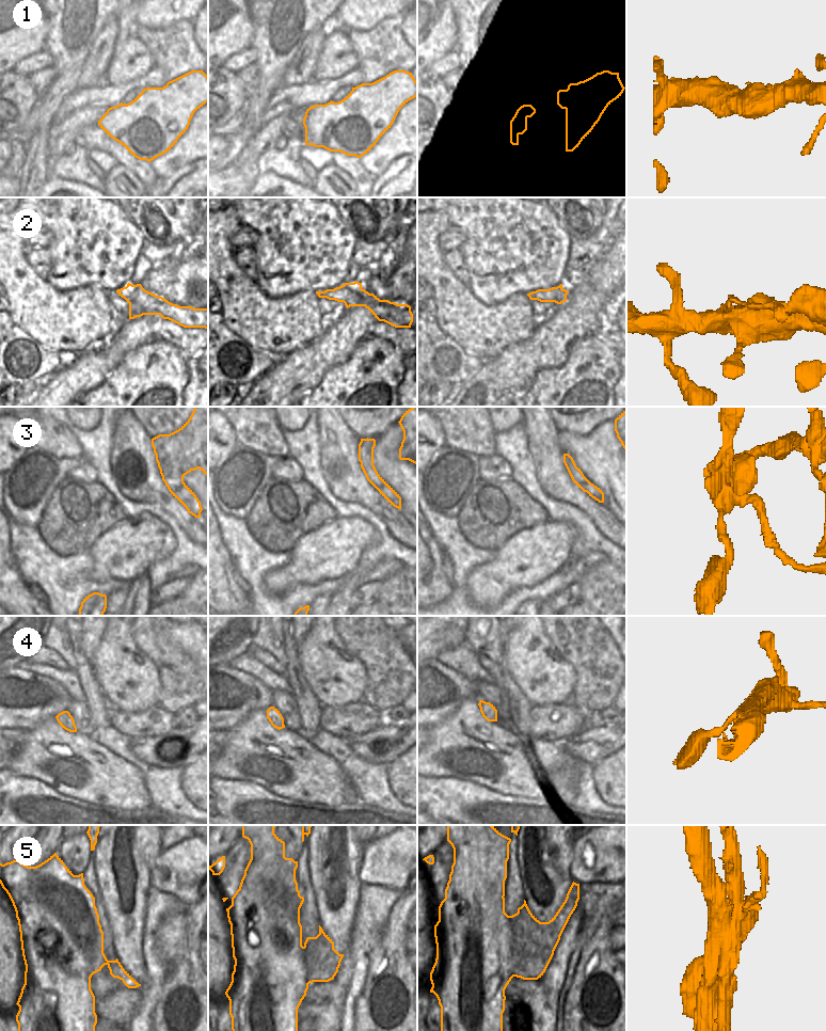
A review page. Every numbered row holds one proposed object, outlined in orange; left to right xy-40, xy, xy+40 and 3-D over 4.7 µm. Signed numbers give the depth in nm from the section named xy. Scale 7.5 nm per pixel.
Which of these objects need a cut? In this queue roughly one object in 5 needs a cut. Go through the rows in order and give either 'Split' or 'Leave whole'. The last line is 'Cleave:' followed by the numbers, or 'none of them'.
1: Leave whole
2: Split
3: Split
4: Leave whole
5: Split
Cleave: 2, 3, 5.

